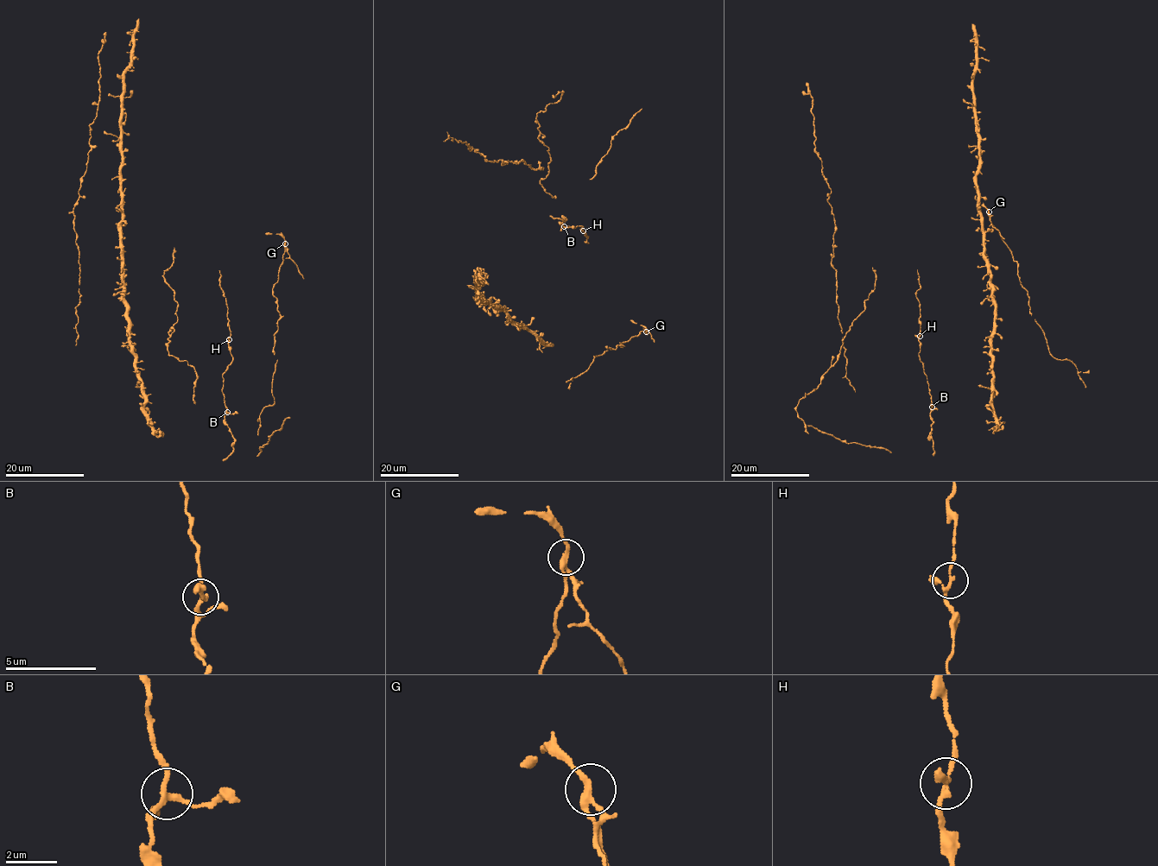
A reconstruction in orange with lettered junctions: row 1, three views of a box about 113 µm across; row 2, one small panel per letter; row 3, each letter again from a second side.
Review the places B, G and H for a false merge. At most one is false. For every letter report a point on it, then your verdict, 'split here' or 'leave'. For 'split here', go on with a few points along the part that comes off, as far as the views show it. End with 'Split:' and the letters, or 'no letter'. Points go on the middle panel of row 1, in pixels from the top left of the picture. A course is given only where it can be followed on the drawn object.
B: at (564, 226); leave
G: at (646, 331); split here; foreign part runs (645, 331), (654, 342)
H: at (583, 230); leave
Split: G

